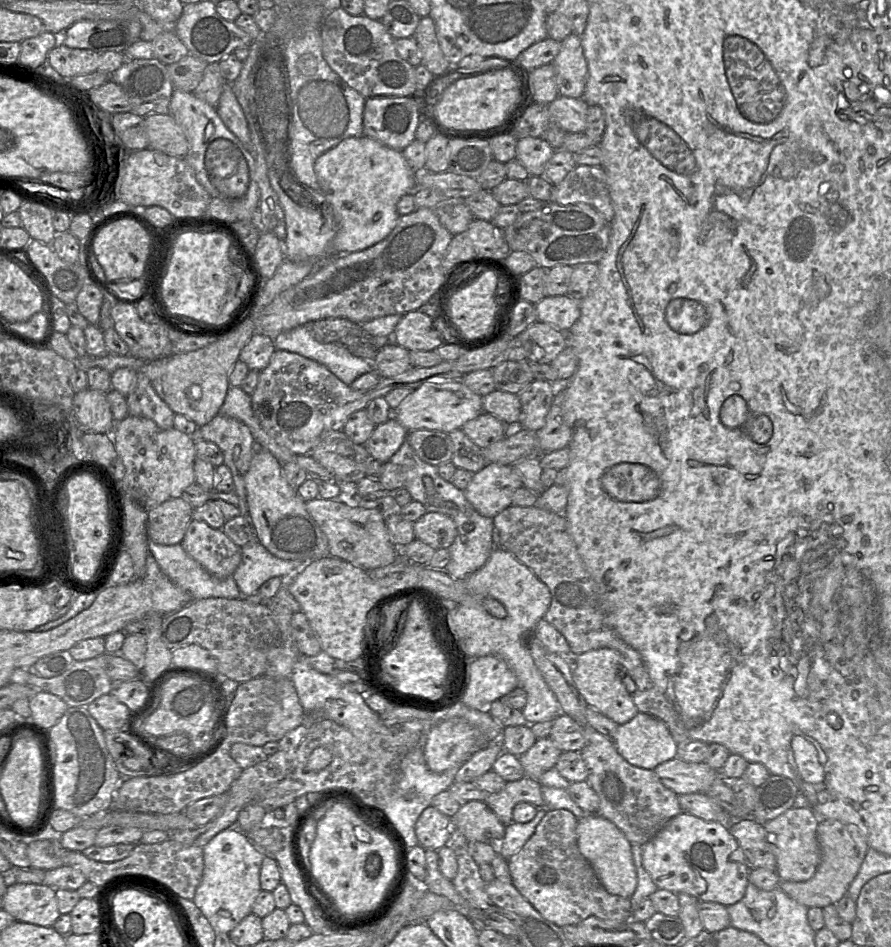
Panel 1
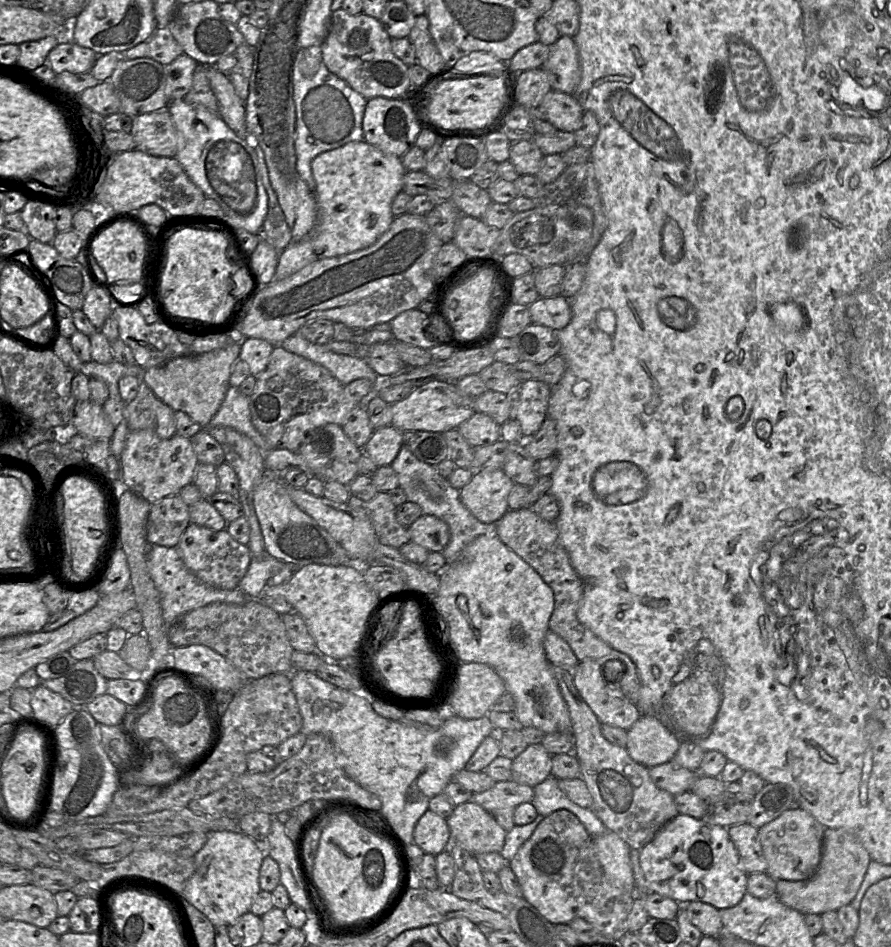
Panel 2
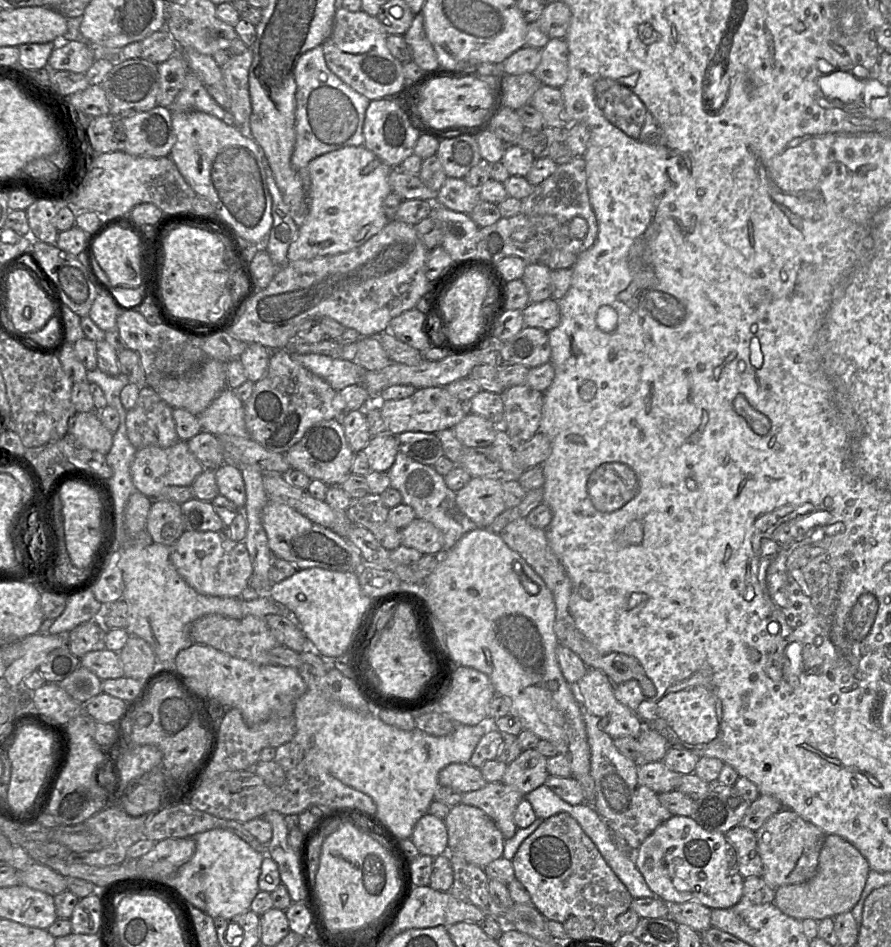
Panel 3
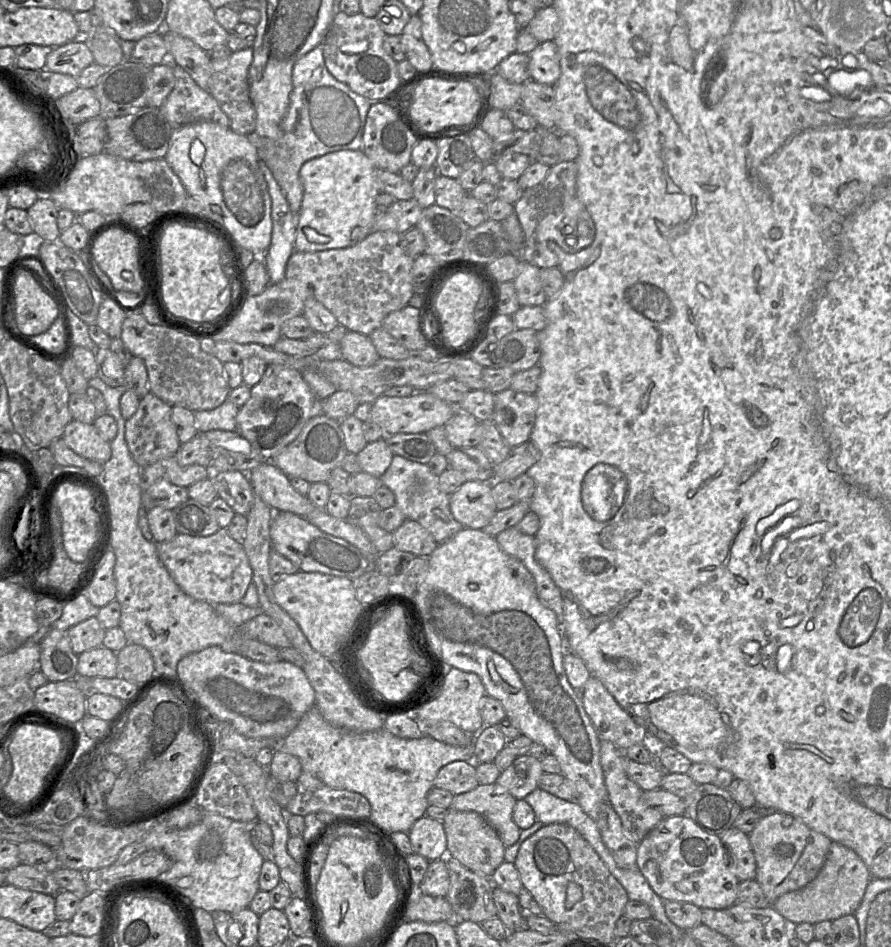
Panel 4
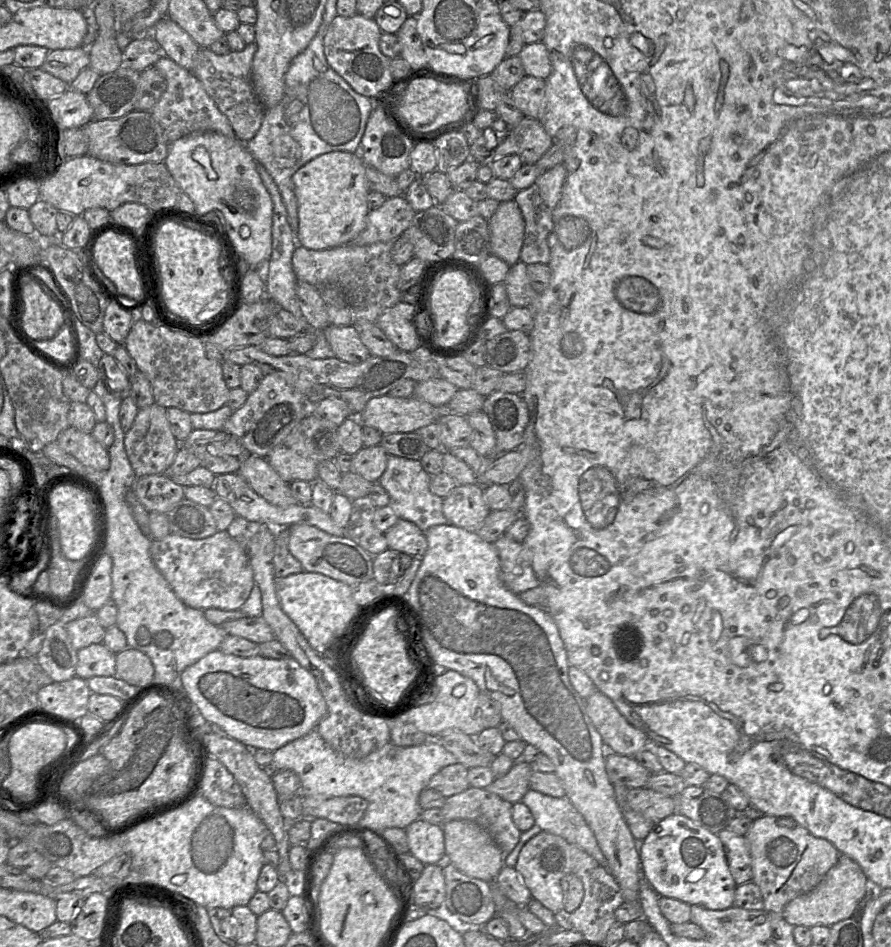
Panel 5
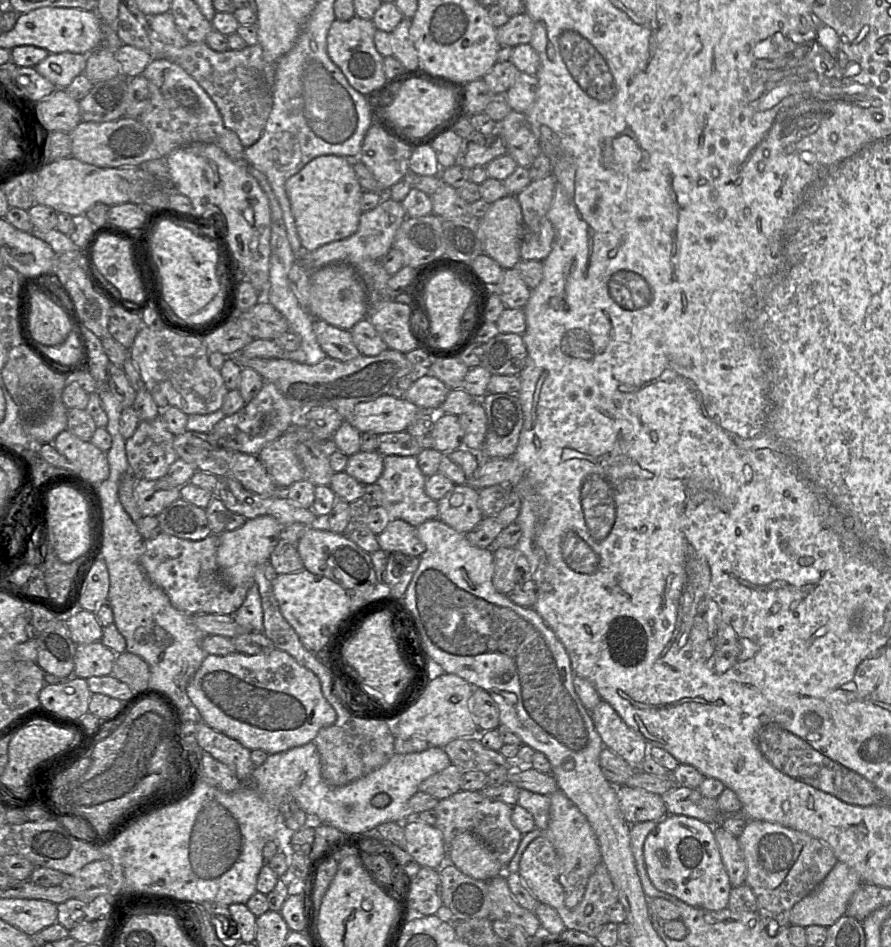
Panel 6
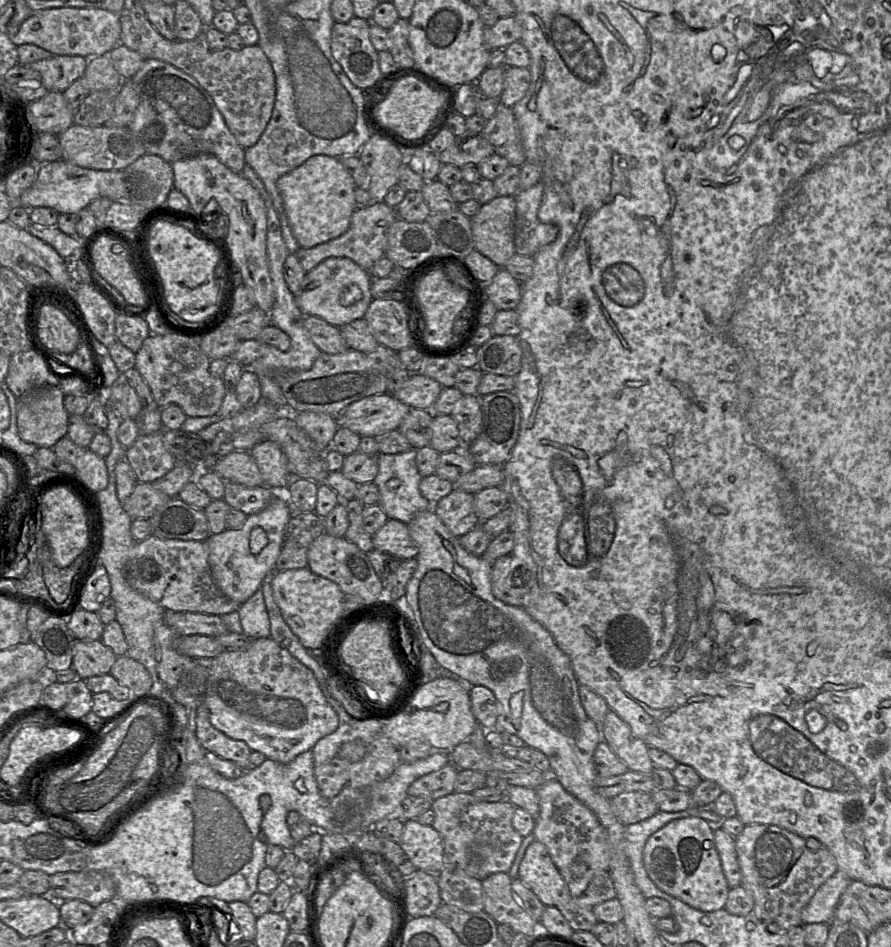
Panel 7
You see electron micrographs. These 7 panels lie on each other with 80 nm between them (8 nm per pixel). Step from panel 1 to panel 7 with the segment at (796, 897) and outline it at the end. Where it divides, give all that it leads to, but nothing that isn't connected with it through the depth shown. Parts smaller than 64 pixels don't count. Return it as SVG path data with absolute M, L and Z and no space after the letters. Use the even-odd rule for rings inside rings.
M841 870L836 871L826 880L803 908L801 913L803 925L811 923L830 924L840 896L851 881L853 880Z

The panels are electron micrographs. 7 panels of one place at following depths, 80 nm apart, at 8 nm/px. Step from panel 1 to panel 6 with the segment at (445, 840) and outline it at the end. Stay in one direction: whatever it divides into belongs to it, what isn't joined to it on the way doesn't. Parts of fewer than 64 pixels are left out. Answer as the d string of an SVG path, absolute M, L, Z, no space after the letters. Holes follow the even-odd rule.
M412 817L403 823L405 850L422 866L440 869L446 862L446 844L441 831Z

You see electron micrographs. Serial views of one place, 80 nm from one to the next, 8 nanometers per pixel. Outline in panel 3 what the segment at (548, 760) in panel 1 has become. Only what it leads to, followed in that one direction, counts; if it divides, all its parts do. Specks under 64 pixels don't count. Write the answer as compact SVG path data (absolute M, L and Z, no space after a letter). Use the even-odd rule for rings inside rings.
M529 749L507 765L502 783L527 795L543 785L548 776L547 758L537 749Z

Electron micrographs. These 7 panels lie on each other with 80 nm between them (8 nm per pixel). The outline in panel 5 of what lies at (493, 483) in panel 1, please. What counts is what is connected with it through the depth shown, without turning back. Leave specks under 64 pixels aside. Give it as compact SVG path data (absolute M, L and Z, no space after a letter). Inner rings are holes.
M480 484L457 485L444 497L442 510L450 524L470 532L478 531L490 513Z

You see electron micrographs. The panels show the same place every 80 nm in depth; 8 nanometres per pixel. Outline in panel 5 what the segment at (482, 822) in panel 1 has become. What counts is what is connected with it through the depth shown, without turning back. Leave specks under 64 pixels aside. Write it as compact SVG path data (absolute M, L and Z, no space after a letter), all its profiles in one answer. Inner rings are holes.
M452 820L443 825L446 860L464 874L494 883L505 866L505 856L491 835L480 825L470 820Z

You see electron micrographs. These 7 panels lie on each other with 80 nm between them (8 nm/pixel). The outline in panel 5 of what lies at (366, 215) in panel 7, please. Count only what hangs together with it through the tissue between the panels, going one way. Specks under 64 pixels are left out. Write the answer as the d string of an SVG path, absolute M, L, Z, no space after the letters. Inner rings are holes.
M404 195L387 197L379 208L369 211L363 231L345 245L393 242L408 228L415 214Z

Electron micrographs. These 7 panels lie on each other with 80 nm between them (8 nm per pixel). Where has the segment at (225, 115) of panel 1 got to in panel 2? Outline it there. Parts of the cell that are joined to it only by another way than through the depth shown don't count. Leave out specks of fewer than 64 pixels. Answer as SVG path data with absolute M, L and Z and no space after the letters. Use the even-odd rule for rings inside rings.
M204 66L218 102L218 114L237 135L247 136L245 103L237 96L227 76L215 66Z

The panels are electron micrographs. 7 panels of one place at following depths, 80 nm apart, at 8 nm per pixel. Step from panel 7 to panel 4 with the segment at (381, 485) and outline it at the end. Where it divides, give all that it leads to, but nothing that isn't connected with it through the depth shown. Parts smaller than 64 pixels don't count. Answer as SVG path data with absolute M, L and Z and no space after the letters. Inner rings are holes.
M393 455L390 466L380 479L382 485L393 491L395 505L406 515L407 519L420 523L432 534L437 544L445 542L464 528L451 513L450 495L440 489L439 476L433 474L427 464Z

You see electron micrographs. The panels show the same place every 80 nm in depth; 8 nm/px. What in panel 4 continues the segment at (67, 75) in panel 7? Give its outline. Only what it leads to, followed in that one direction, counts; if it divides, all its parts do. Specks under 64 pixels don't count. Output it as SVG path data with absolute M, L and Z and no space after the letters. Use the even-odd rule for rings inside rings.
M72 41L54 48L47 56L44 68L78 77L92 63L94 63L94 58L89 43Z

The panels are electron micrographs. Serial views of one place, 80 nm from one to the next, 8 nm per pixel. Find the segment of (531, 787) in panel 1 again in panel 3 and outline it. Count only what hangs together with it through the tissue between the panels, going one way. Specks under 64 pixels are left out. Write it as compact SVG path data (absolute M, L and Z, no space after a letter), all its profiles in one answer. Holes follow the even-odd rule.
M501 781L490 782L479 790L464 793L461 803L483 810L506 840L513 837L518 829L514 822L514 813L523 798L524 794Z

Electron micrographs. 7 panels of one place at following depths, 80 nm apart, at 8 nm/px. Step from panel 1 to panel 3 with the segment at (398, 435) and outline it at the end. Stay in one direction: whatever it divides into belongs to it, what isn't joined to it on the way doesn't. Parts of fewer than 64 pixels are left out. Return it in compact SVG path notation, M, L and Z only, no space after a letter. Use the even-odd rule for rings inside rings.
M387 431L371 437L362 452L373 471L388 472L399 452L396 435Z

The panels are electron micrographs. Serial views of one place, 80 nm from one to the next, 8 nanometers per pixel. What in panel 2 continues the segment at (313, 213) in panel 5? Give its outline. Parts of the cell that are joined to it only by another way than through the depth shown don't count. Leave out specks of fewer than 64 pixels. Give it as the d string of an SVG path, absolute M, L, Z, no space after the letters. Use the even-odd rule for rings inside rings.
M365 140L318 154L311 162L316 184L317 219L310 232L279 253L274 280L282 280L308 264L340 256L375 243L394 219L391 204L402 190L406 172L401 157L387 154Z

